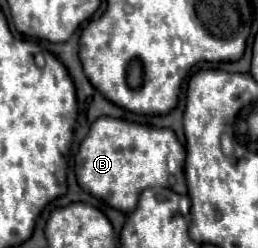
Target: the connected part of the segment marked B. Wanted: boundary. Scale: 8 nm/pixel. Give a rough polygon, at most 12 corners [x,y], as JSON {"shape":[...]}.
{"shape":[[99,117],[83,191],[131,213],[143,189],[187,193],[173,129]]}

